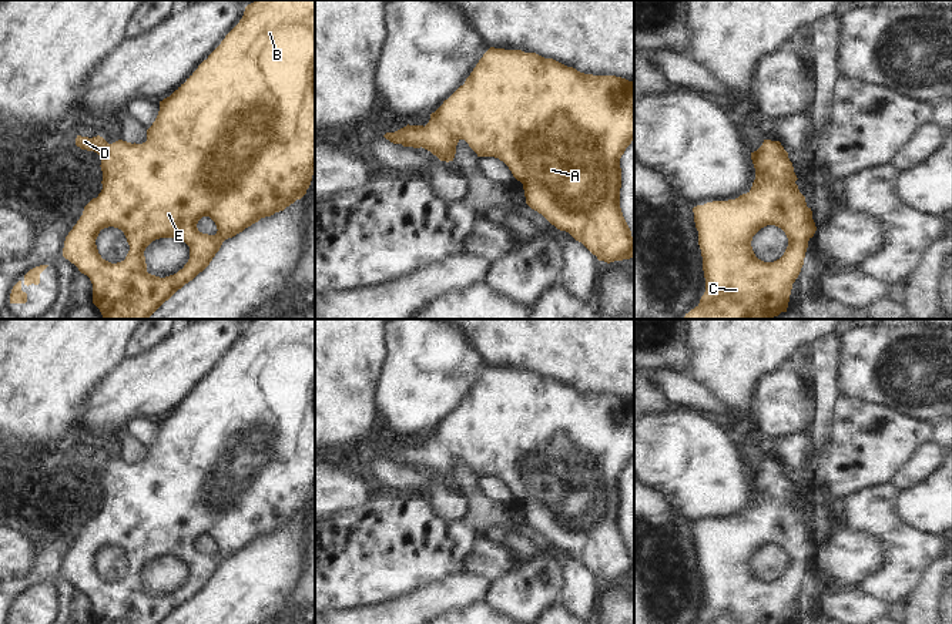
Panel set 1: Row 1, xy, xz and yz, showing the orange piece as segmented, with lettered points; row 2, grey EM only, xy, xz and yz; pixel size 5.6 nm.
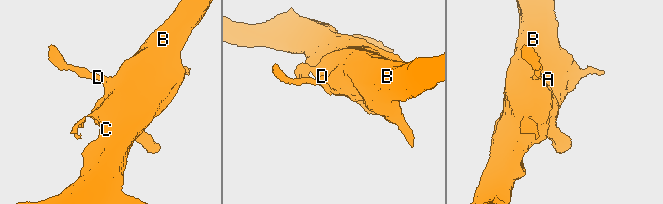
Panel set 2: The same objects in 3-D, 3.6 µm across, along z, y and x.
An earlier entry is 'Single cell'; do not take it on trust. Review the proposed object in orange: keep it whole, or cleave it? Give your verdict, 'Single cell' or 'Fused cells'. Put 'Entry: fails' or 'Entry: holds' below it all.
Single cell
Entry: holds

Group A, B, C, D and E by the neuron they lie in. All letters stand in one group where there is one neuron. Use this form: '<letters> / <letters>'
A B C D E

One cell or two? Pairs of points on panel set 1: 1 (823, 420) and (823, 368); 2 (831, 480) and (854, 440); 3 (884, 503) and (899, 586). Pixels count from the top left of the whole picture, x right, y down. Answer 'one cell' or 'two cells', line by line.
1: one cell
2: one cell
3: one cell

